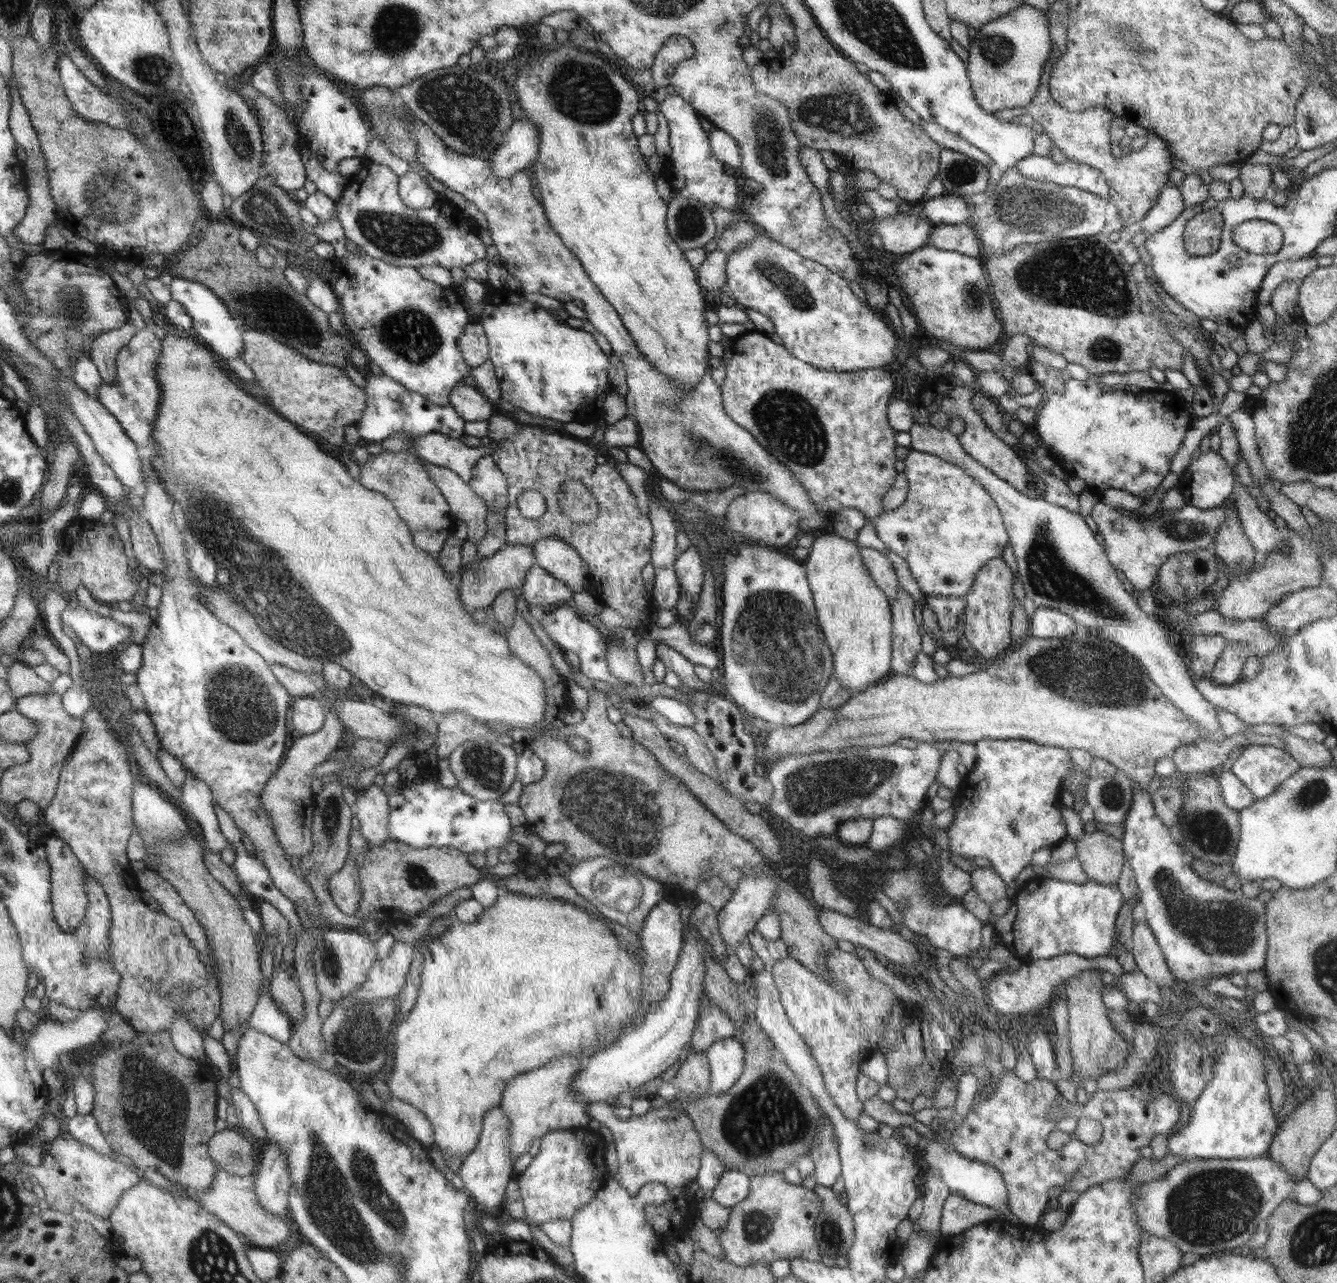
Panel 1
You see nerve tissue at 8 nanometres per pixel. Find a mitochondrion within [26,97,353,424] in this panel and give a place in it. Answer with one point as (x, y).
(111, 199)

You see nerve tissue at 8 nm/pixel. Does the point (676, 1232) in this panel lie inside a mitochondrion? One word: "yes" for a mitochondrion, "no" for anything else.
no

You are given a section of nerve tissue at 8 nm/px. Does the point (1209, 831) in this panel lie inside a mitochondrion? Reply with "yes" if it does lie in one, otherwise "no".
yes

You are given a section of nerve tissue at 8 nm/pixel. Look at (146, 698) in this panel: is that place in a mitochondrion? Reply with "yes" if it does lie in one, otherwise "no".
no

